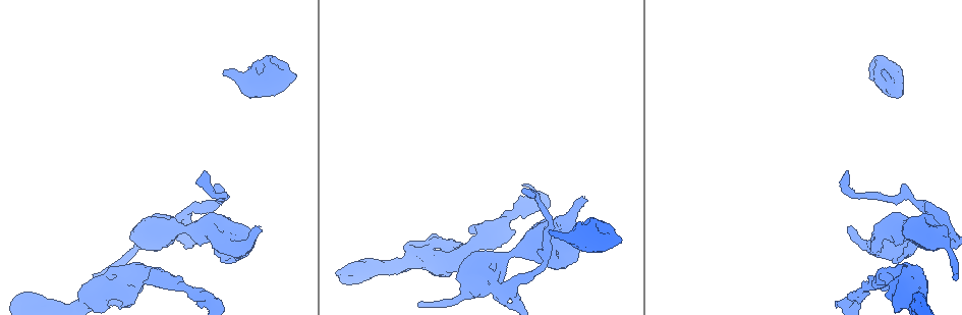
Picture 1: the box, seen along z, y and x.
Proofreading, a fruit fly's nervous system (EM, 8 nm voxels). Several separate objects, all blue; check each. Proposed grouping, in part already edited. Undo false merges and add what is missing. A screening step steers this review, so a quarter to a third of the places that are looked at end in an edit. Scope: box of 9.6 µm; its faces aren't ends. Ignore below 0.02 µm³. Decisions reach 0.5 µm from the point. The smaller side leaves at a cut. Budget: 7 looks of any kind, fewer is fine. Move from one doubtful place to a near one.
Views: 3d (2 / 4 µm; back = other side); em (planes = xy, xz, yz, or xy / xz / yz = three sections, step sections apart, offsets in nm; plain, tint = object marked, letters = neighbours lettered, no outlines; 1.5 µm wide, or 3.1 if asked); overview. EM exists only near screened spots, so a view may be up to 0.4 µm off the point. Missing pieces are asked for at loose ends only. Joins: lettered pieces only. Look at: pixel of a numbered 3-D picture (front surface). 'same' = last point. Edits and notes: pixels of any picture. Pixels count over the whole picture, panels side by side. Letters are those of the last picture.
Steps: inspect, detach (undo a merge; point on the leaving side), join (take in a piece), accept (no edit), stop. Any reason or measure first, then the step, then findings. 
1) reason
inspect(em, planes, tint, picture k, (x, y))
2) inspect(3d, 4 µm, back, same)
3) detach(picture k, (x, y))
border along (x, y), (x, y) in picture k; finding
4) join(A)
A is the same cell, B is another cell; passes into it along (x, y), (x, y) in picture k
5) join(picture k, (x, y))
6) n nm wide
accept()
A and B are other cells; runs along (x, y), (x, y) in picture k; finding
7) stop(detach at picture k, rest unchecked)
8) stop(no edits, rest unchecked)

closes a loop
inspect(em, planes, plain, picture 1, (924, 295))

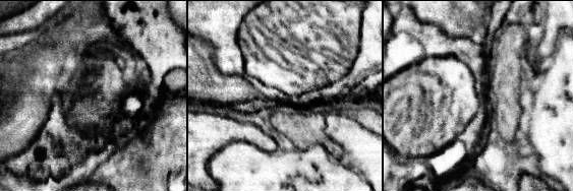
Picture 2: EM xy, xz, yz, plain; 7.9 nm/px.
with the object marked
inspect(em, planes, tint, same)

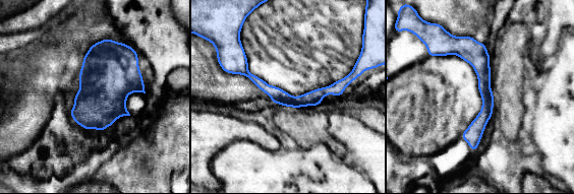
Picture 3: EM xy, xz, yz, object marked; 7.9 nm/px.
inspect(em, planes, letters, same)

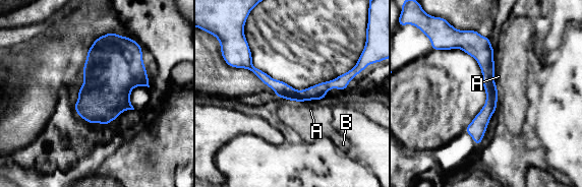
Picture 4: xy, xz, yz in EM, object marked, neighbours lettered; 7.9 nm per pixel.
110 nm wide
accept()
A and B are other cells; border along (324, 99), (298, 102) in picture 4; all the same cell

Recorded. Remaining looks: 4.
an open end
inspect(3d, 2 µm, picture 1, (859, 304))

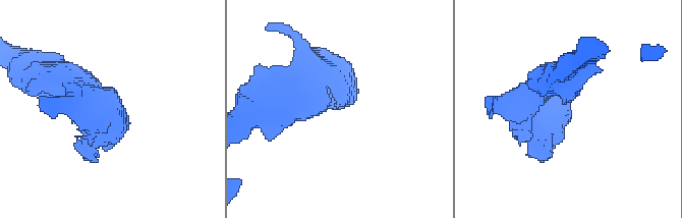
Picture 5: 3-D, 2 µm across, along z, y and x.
inspect(em, planes, letters, picture 5, (568, 104))

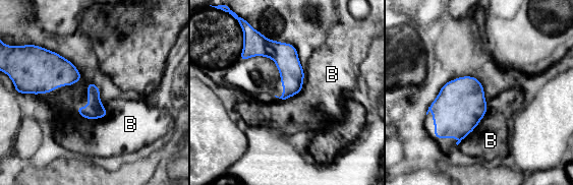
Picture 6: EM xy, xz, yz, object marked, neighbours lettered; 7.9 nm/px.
accept()
B is another cell; border along (103, 103), (106, 115), (92, 120) in picture 6; none of them fits

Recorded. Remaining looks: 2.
an open end
inspect(em, xy, step 8, letters, picture 1, (851, 225))

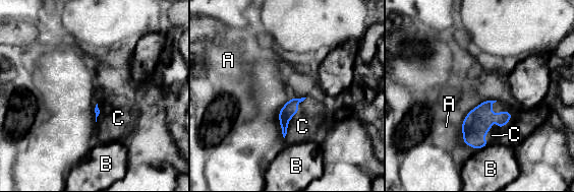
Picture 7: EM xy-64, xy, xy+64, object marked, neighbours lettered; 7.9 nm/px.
join(C)
C is the same cell, A and B are other cells; passes into it along (476, 124), (489, 130), (492, 135) in picture 7; it goes on there

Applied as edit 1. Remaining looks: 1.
stop(join at picture 7, rest unchecked)

